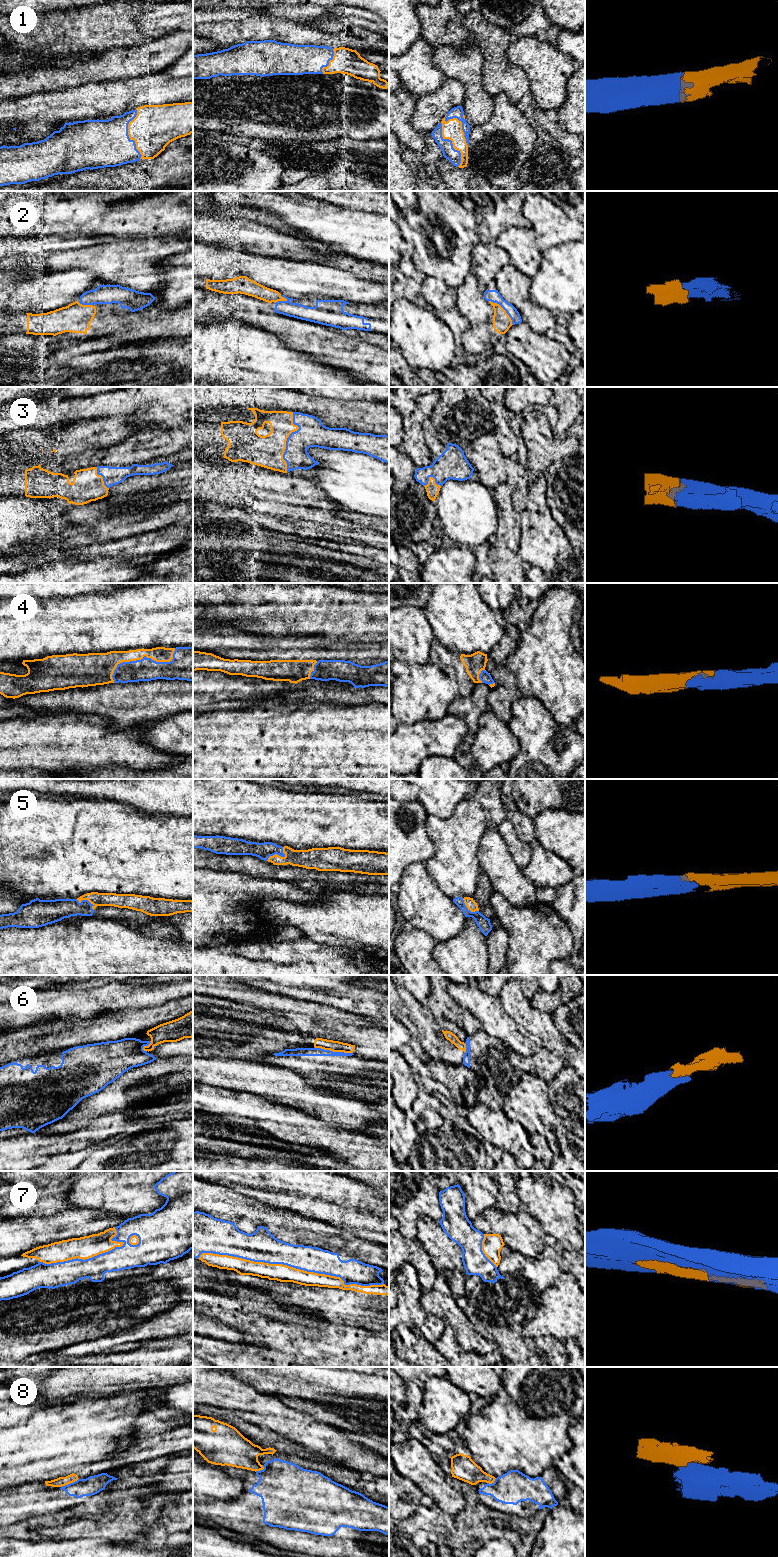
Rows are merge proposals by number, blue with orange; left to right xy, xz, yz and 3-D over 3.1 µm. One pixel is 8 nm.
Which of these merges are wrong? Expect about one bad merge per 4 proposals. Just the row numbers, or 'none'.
6, 8

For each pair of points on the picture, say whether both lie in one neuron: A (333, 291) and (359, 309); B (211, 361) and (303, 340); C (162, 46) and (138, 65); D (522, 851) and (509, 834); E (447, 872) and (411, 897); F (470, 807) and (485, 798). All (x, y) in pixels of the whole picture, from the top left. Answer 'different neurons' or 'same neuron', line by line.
A: different neurons
B: different neurons
C: same neuron
D: same neuron
E: different neurons
F: different neurons

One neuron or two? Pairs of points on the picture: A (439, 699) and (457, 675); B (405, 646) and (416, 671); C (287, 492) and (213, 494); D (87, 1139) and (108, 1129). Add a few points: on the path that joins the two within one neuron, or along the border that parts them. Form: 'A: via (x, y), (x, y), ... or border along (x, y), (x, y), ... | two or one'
A: border along (436, 664), (454, 683) | two
B: border along (399, 660), (422, 664), (429, 662) | two
C: via (269, 488), (265, 486), (231, 486) | one
D: via (92, 1134), (99, 1129), (103, 1129) | one

